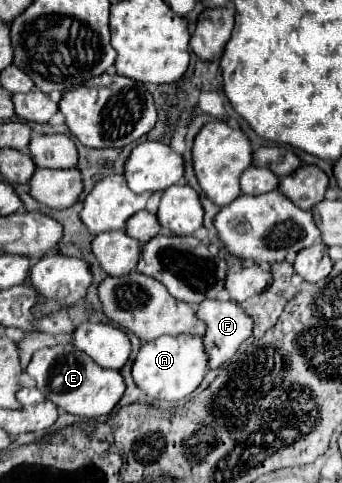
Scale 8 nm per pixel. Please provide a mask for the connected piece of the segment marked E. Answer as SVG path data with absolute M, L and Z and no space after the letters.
M71 341L65 345L53 345L35 351L31 363L27 365L27 373L35 379L37 389L59 409L87 419L109 417L125 393L125 379L119 369L99 367L93 363L93 359L89 359L89 355L77 351Z

